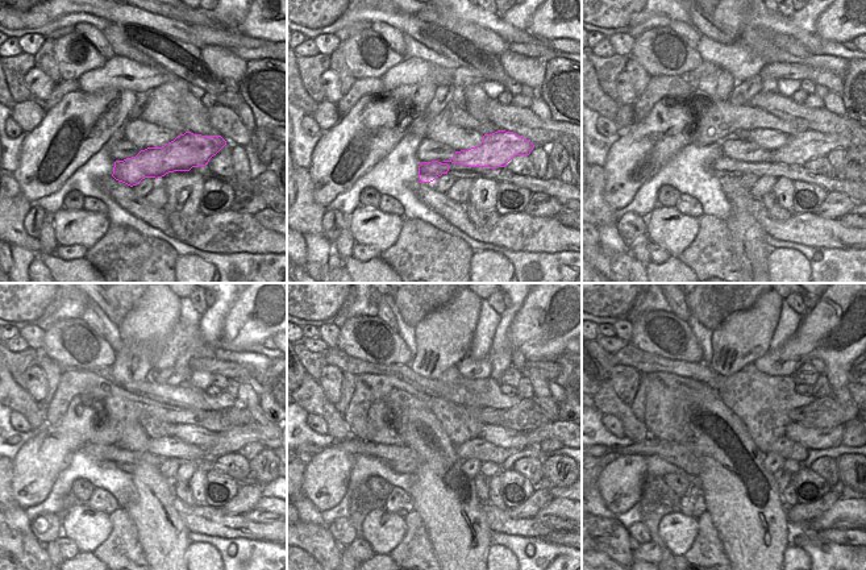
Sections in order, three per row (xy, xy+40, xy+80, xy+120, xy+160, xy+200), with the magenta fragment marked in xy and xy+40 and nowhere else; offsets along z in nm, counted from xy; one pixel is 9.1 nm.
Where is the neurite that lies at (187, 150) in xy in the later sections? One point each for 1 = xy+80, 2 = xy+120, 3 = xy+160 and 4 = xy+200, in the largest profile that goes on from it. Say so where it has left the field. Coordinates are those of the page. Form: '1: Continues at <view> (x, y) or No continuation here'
1: Continues at xy+80 (802, 148)
2: Continues at xy+120 (233, 440)
3: Continues at xy+160 (550, 431)
4: Continues at xy+200 (849, 428).

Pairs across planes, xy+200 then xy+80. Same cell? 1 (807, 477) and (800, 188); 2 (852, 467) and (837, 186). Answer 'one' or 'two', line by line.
1: one
2: two

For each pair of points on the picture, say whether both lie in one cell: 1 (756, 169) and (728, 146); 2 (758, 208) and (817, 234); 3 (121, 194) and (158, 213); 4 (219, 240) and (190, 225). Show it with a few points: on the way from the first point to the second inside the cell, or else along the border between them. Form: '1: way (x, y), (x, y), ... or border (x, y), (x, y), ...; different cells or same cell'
1: border (724, 155), (732, 159), (769, 162); different cells
2: way (770, 224), (775, 229), (802, 229); same cell
3: way (130, 202), (149, 213); same cell
4: border (205, 216), (203, 223), (182, 241); different cells

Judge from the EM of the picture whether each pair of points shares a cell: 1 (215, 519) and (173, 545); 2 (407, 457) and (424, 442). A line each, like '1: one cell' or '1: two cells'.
1: two cells
2: two cells

